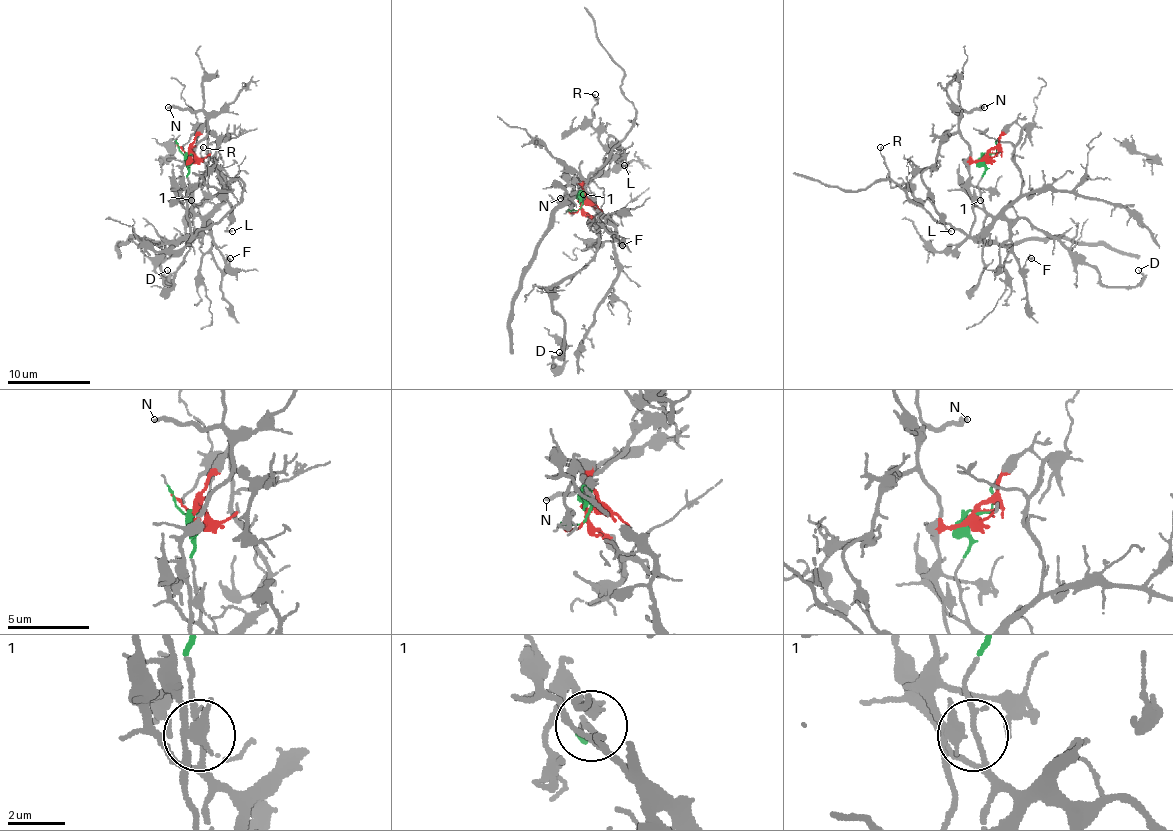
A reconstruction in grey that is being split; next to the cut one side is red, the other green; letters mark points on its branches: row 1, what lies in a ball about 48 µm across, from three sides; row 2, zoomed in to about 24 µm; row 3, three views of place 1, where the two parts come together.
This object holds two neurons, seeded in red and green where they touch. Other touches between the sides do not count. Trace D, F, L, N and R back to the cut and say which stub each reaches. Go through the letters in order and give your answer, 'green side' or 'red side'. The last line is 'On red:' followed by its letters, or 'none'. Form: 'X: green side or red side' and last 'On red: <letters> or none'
D: green side
F: green side
L: red side
N: red side
R: red side
On red: L, N, R

